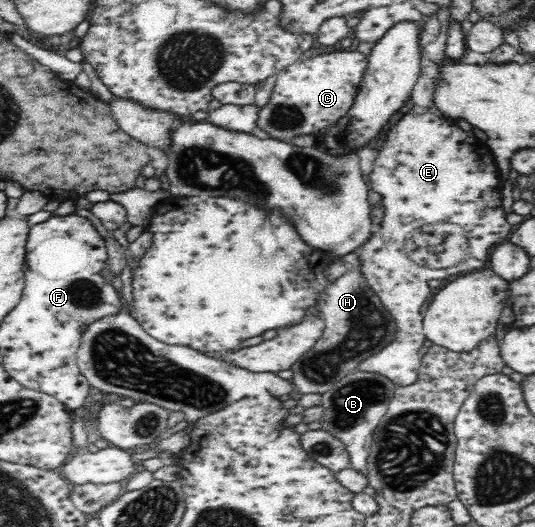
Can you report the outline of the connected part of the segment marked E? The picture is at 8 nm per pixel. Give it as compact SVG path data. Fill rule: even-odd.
M417 110L408 111L388 131L386 142L379 150L378 157L372 165L369 174L368 186L370 190L379 192L384 205L383 219L380 227L368 240L367 244L356 250L360 260L360 275L364 282L374 291L374 294L382 301L388 312L394 317L396 323L396 336L390 342L390 346L382 348L378 354L362 362L355 370L375 372L385 376L390 382L398 386L410 386L416 382L421 366L422 355L420 348L427 340L423 330L422 302L430 298L430 280L442 280L456 274L479 271L487 261L487 252L508 240L514 227L507 222L504 212L502 195L503 183L498 177L496 160L485 142L480 142L473 132L460 129L454 122L437 111L420 113ZM456 223L464 227L468 239L468 256L452 268L432 270L428 267L418 266L408 257L404 249L404 241L415 229L423 224Z

